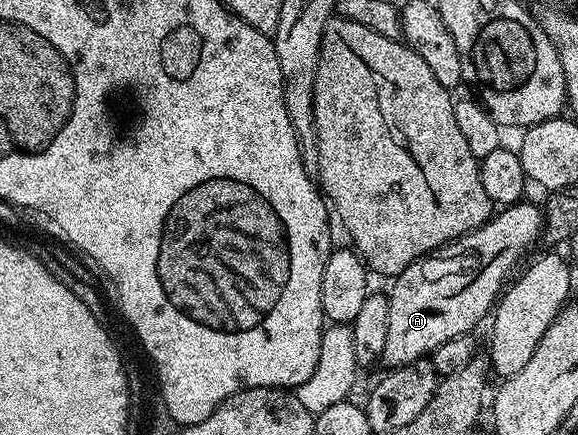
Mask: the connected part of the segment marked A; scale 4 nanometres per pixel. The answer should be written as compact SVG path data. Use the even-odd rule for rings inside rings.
M527 201L502 207L492 213L490 220L481 228L448 242L446 246L439 247L437 252L419 258L400 274L394 275L392 282L395 283L389 289L389 333L385 336L382 357L384 363L388 362L388 367L408 366L410 362L426 359L441 344L462 334L471 334L474 326L494 311L509 279L516 273L515 265L519 257L534 244L535 238L537 242L543 232L542 209Z

